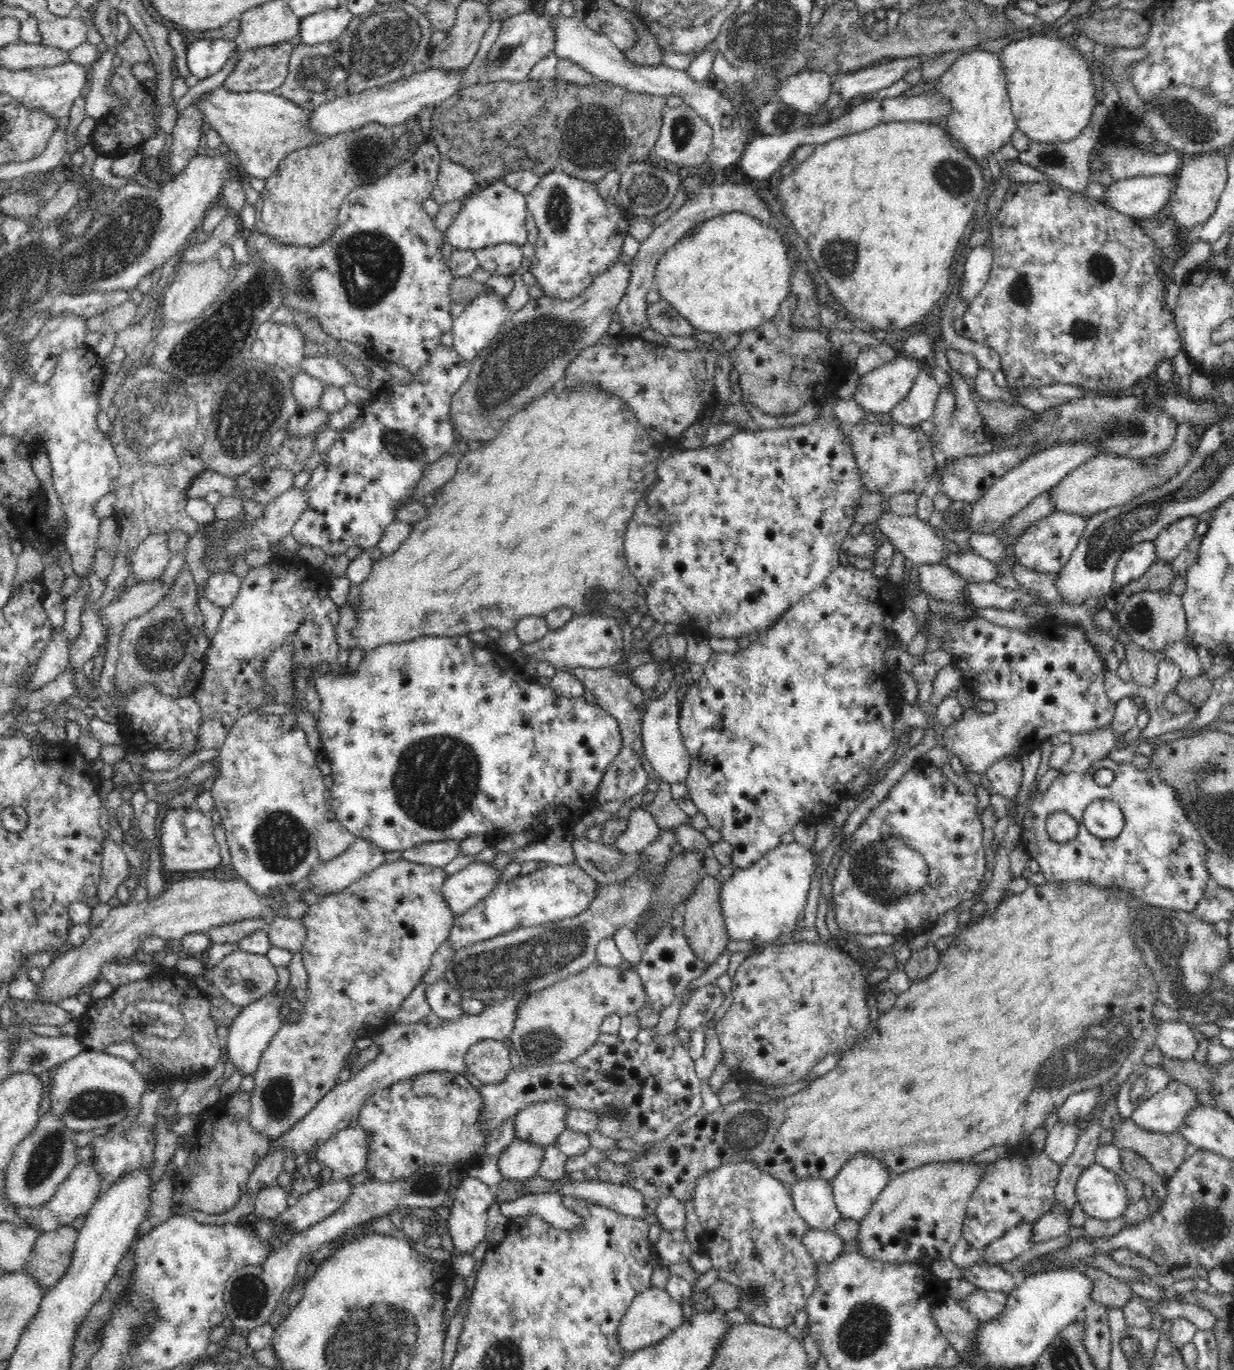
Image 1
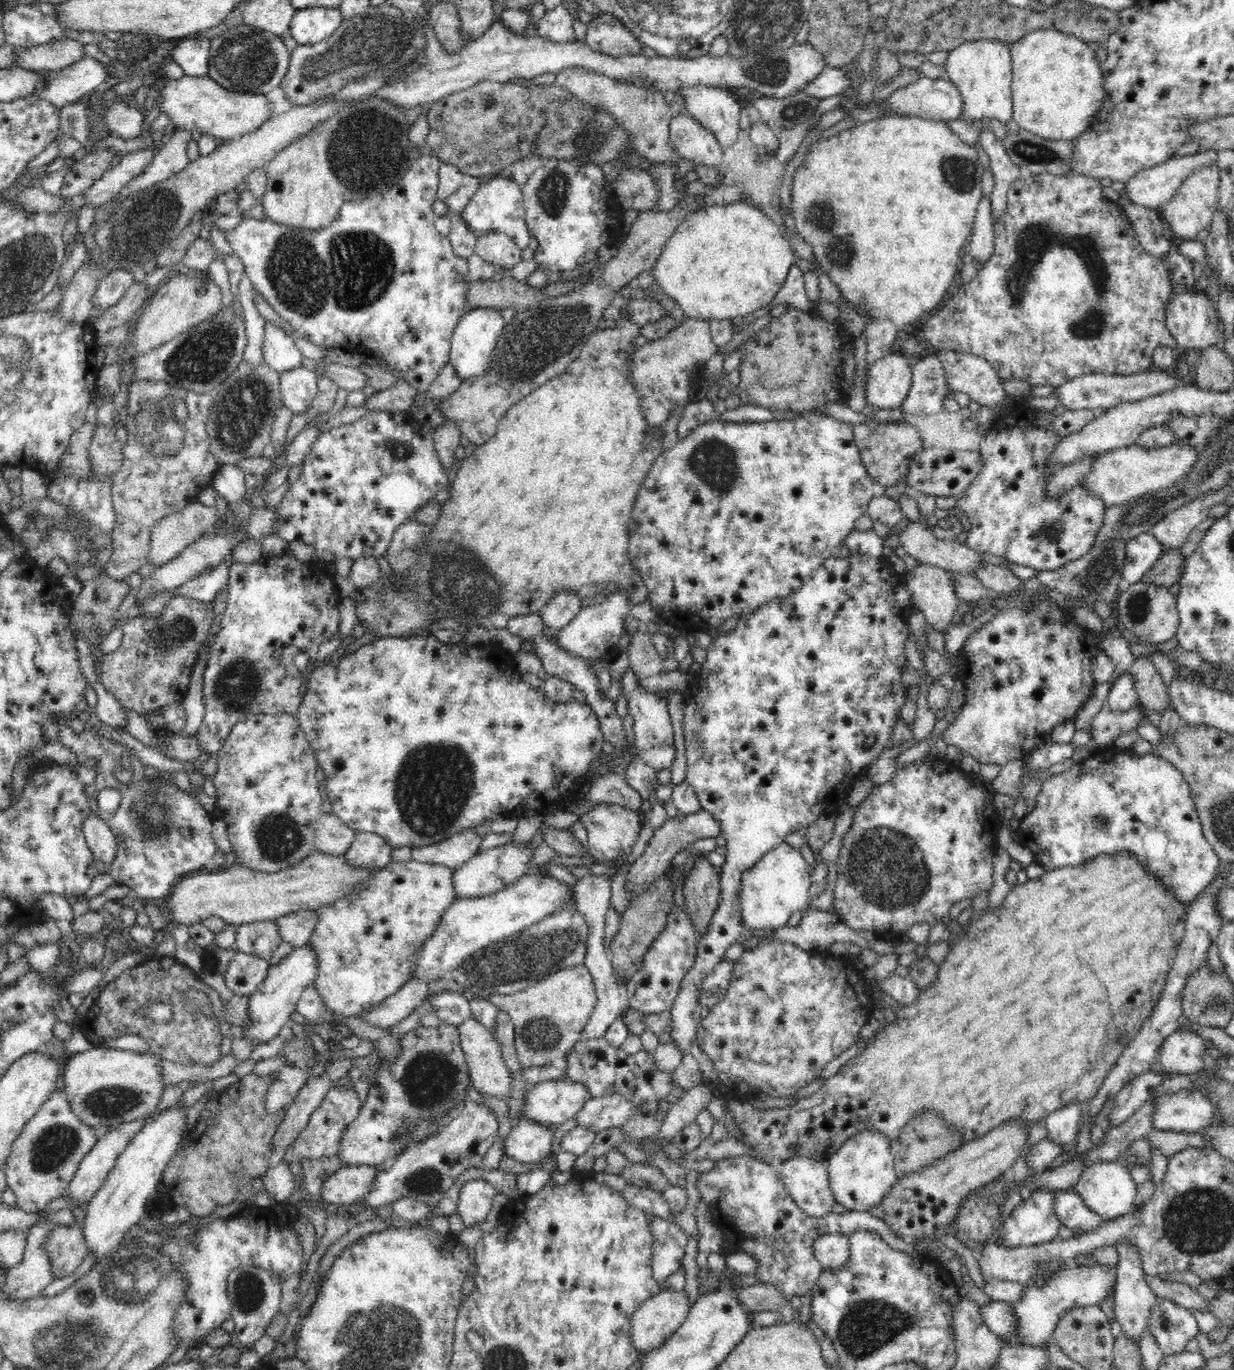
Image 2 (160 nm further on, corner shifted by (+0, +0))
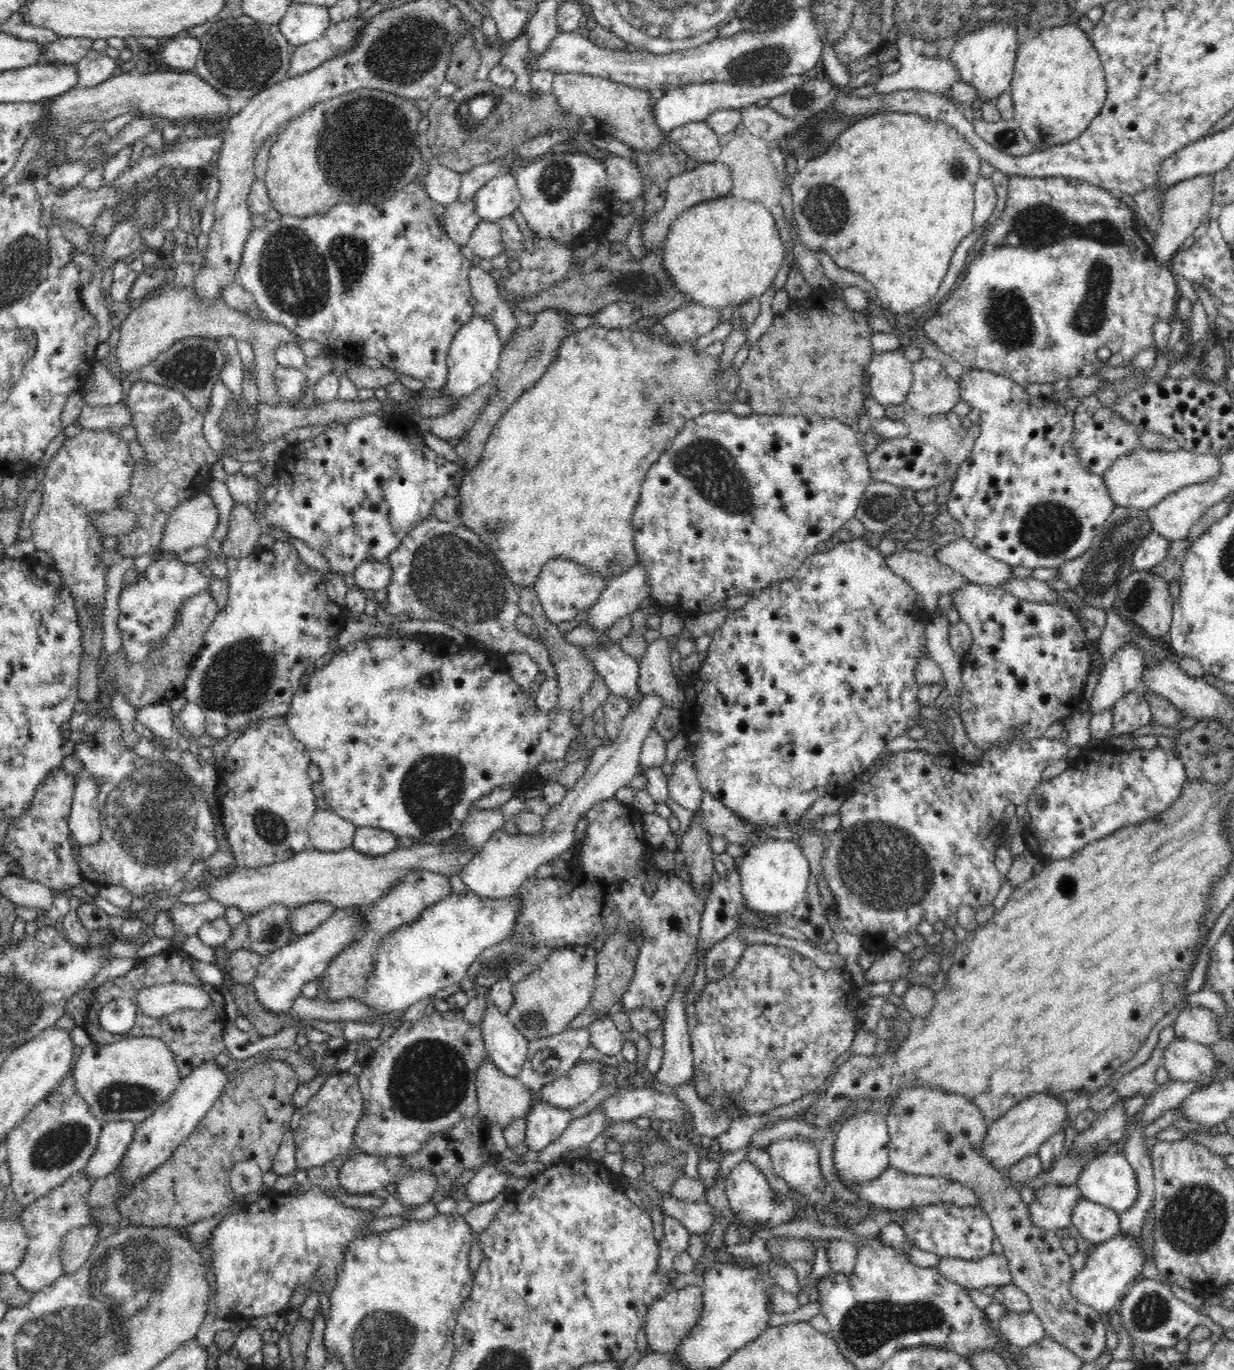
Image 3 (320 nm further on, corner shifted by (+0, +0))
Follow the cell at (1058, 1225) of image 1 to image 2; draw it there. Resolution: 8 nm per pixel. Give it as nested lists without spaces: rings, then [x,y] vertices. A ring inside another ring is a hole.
[[[1055,1191],[1054,1214],[1066,1232],[1080,1228],[1092,1232],[1105,1222],[1100,1215],[1092,1212],[1084,1203],[1084,1199],[1073,1191]]]

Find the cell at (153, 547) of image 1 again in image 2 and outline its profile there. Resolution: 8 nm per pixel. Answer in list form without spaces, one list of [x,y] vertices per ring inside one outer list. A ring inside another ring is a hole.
[[[192,500],[182,510],[165,516],[156,523],[150,536],[148,562],[154,568],[174,560],[189,544],[208,533],[218,519],[216,507]]]

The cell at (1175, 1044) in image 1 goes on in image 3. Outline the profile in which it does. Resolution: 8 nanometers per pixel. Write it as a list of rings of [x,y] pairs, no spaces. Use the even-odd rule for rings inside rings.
[[[1174,1038],[1164,1050],[1164,1067],[1173,1080],[1208,1087],[1214,1080],[1216,1056],[1210,1045]]]

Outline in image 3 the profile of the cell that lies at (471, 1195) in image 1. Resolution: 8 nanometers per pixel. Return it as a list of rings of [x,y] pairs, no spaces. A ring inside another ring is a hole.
[[[485,1163],[475,1170],[474,1177],[465,1183],[468,1199],[474,1204],[482,1204],[504,1192],[508,1173],[496,1163]]]

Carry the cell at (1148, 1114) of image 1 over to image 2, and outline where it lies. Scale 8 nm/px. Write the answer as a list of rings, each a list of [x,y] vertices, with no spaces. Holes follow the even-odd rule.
[[[1180,1090],[1160,1098],[1152,1123],[1156,1130],[1200,1133],[1212,1124],[1215,1108],[1202,1090]]]

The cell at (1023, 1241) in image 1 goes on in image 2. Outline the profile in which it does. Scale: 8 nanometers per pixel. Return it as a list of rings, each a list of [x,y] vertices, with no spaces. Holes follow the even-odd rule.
[[[1036,1190],[1006,1218],[1001,1236],[1006,1247],[1034,1246],[1057,1239],[1063,1228],[1054,1214],[1054,1193]]]

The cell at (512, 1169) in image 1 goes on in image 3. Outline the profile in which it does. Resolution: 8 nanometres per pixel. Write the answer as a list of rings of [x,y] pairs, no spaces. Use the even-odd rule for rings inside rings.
[[[542,1101],[538,1102],[527,1114],[527,1127],[523,1141],[529,1150],[540,1153],[566,1132],[572,1119],[571,1110],[555,1108],[552,1104]]]

